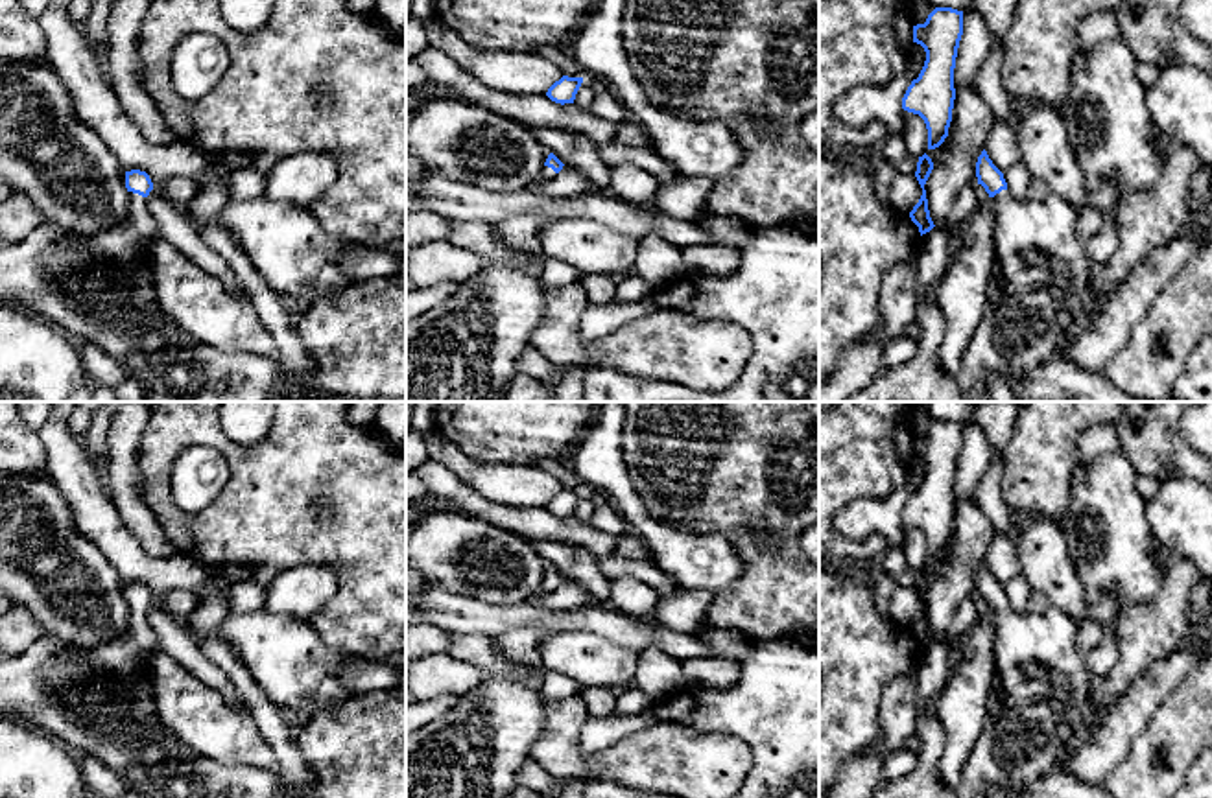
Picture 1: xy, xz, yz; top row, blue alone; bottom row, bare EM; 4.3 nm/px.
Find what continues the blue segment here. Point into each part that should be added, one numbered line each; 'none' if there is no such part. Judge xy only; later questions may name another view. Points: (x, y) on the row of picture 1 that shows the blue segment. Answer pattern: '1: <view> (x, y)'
1: xy (96, 288)

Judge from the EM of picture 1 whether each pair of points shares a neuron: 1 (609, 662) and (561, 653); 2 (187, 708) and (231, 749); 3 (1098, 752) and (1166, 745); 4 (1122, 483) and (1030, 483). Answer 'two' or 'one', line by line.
1: one
2: one
3: two
4: two

